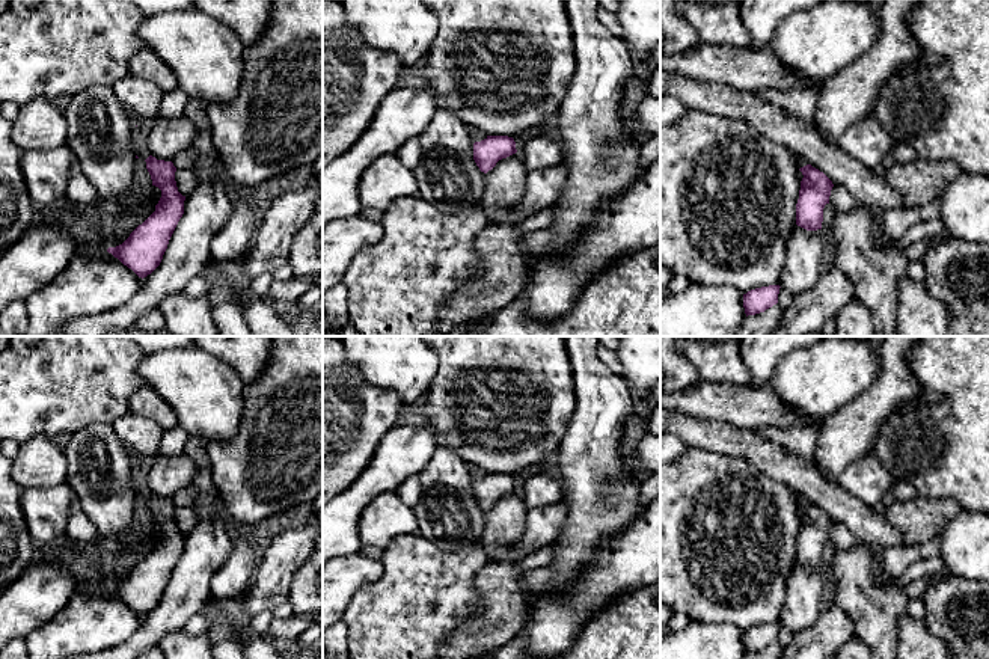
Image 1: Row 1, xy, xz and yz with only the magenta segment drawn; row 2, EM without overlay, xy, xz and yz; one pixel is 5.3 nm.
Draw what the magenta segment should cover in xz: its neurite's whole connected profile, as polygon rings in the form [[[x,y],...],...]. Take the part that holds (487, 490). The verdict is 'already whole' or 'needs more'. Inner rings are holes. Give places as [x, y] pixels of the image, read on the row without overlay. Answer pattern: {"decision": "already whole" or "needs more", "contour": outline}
{"decision": "already whole", "contour": [[[487,474],[473,481],[473,498],[481,510],[487,511],[496,501],[516,492],[516,480],[508,474]]]}

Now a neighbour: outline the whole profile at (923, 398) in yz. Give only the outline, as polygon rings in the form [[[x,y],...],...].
[[[921,392],[914,401],[903,401],[897,407],[902,410],[912,409],[914,406],[926,406],[932,403],[938,403],[942,398],[935,392]]]

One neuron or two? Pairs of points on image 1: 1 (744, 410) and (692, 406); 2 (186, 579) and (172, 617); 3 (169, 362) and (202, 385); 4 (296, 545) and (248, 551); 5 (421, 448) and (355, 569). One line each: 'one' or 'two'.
1: one
2: one
3: one
4: two
5: two

